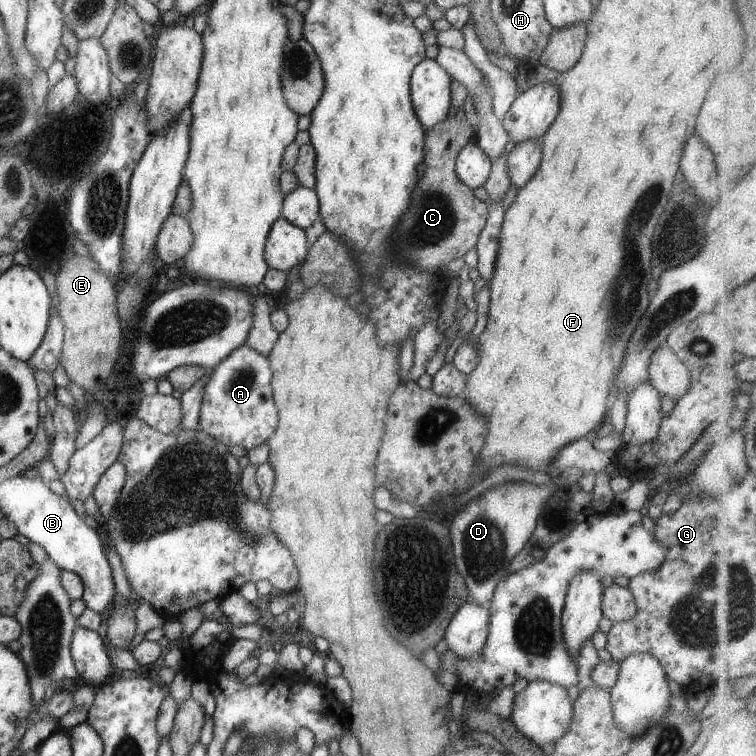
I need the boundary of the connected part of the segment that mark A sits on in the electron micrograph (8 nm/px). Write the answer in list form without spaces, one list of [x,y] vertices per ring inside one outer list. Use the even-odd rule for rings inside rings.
[[[243,343],[220,360],[210,372],[204,386],[203,398],[198,414],[198,429],[227,446],[242,446],[249,450],[269,440],[277,428],[278,412],[273,402],[271,388],[272,372],[267,356]]]

